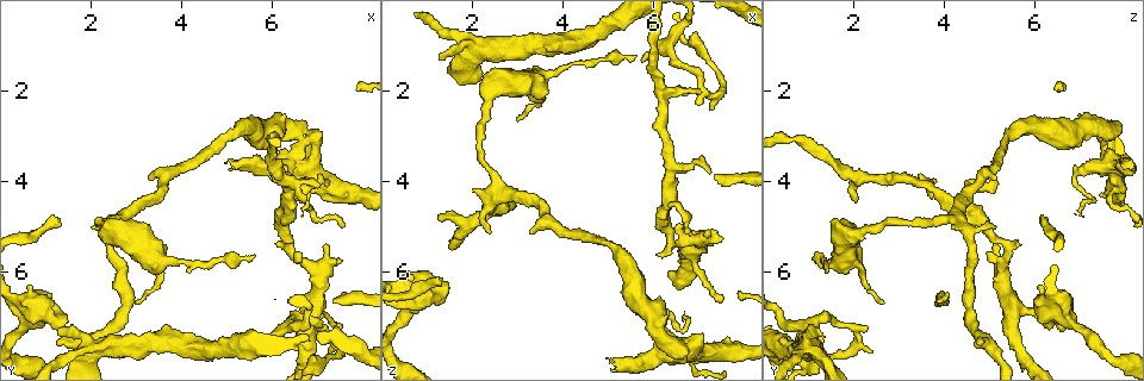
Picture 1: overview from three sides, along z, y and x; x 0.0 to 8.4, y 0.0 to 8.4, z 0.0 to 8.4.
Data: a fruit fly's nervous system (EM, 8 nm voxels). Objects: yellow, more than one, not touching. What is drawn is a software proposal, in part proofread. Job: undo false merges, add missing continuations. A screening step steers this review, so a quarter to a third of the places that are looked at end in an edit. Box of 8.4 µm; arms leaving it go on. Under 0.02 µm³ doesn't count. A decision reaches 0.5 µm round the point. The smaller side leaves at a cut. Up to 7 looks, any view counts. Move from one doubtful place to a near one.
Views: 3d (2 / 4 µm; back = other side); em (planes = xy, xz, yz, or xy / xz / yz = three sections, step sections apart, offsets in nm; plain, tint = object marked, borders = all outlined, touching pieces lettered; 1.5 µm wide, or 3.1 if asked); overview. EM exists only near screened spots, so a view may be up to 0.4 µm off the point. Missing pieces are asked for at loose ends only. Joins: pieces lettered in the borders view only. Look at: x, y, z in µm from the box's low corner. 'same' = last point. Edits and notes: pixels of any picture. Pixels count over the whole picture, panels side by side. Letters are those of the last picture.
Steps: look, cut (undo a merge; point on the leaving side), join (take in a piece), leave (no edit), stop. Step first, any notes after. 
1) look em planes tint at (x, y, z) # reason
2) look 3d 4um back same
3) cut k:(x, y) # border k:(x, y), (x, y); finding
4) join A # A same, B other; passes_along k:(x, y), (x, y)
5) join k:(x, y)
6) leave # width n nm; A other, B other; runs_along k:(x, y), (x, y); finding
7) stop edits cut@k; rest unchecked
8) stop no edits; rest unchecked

look 3d 2um at (7.55, 5.75, 5.25)

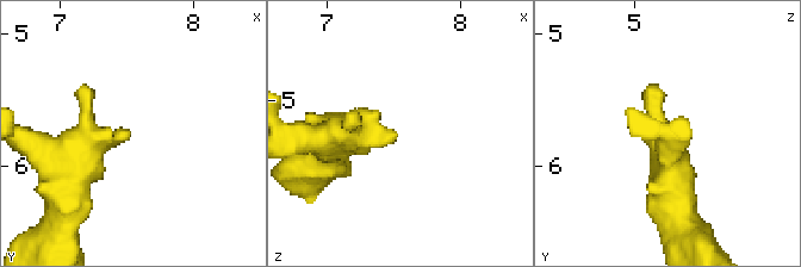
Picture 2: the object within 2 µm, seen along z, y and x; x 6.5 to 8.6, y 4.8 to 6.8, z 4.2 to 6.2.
look em planes borders at (7.50, 5.74, 5.32) # shape alone is not enough

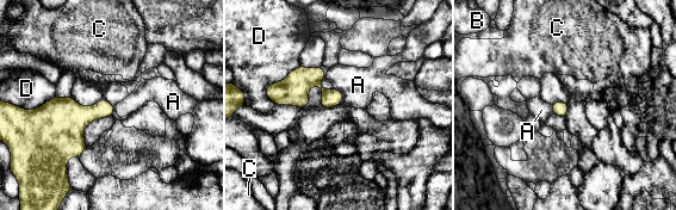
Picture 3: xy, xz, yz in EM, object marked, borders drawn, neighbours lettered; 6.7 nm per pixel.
leave # longest_contact D 320 nm; A other, B other, C other, D other; none of them fits

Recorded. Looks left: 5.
look 3d 4um at (6.70, 4.40, 2.05) # an open end

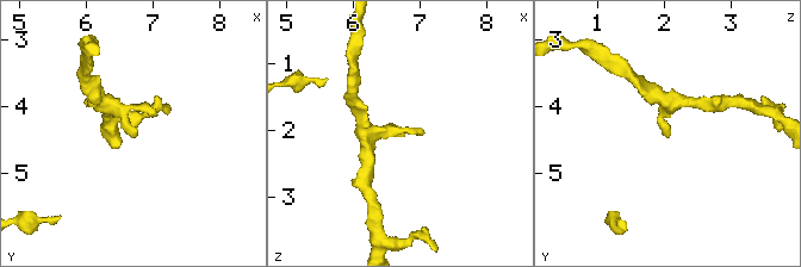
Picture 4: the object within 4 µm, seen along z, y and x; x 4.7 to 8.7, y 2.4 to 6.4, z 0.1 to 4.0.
look em planes borders at (6.70, 4.45, 2.10)

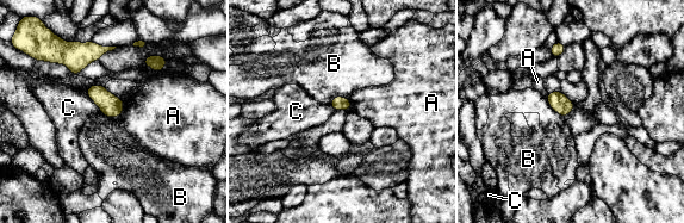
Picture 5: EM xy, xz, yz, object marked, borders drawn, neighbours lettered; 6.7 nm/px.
leave # width 100 nm; longest_contact C 200 nm; A other, B other, C other; no lettered piece goes on from it

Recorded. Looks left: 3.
look 3d 2um at (1.30, 7.50, 4.85) # an open end

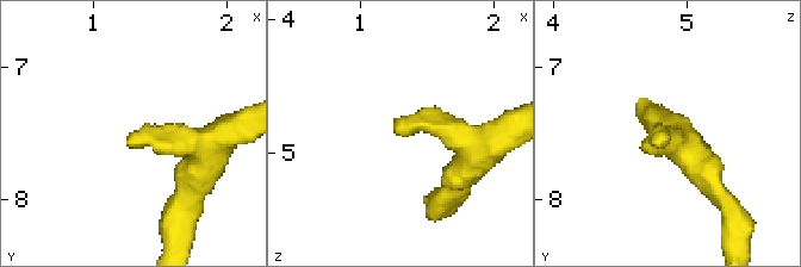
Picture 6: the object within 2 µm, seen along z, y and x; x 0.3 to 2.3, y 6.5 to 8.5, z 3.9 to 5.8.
look em xz step 8 borders at (1.26, 7.50, 4.84) # need the tissue

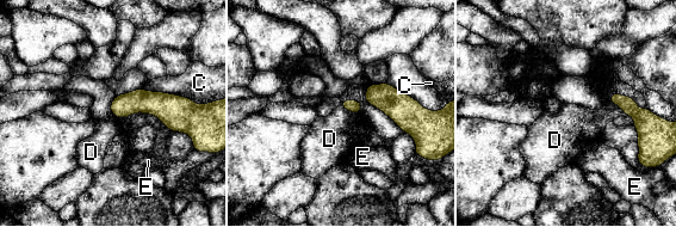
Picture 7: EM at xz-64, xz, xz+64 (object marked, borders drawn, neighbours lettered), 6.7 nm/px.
leave # longest_contact C 380 nm; C other, D other, E other; border 7:(609, 94), (633, 118), (633, 126); none of them fits

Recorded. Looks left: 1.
stop no edits; rest unchecked

